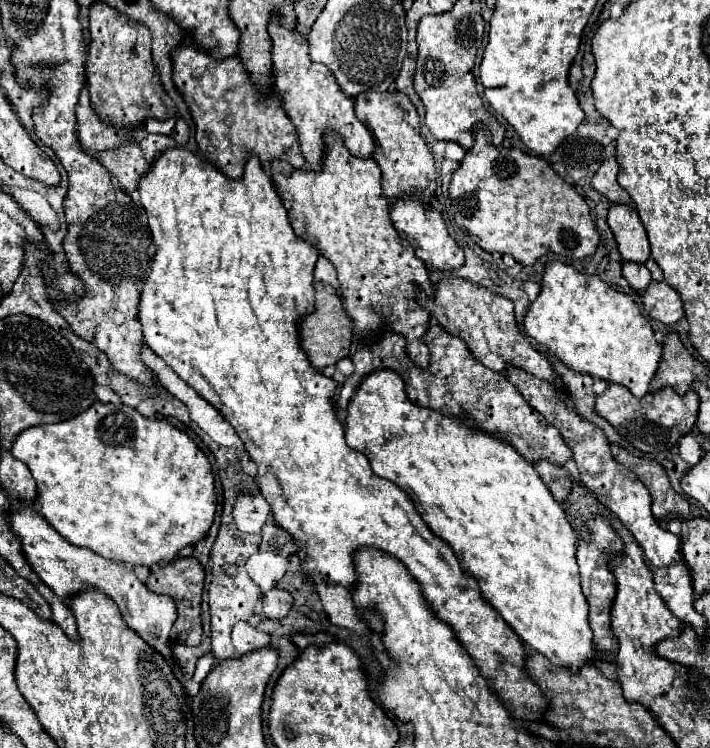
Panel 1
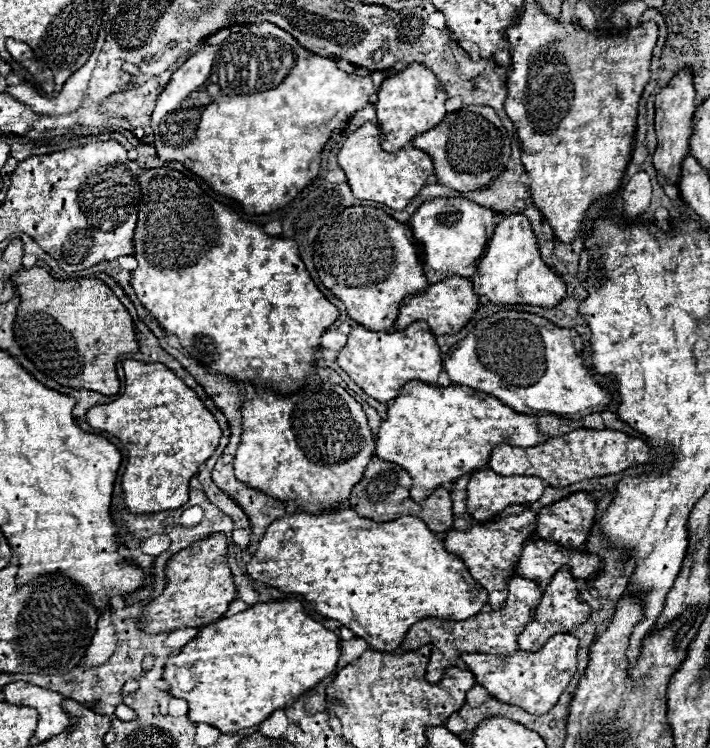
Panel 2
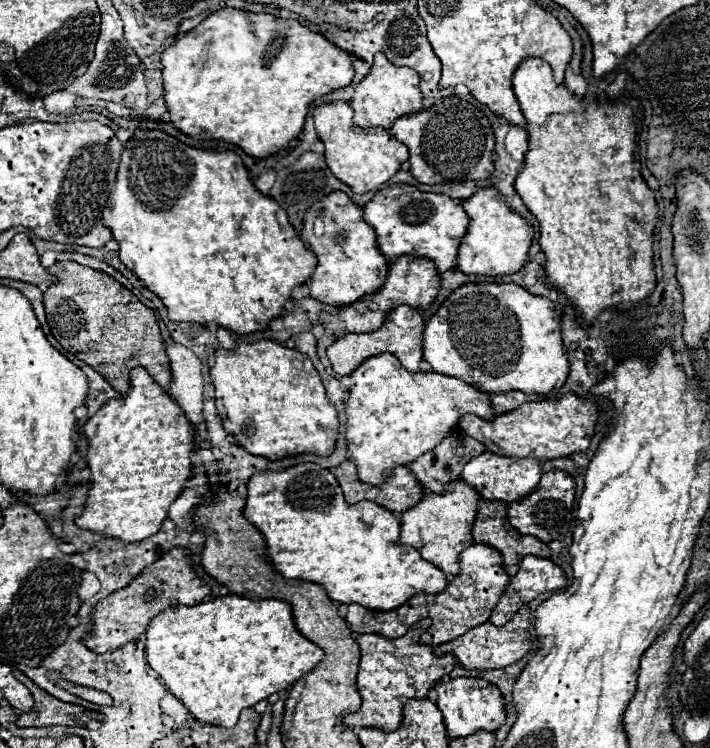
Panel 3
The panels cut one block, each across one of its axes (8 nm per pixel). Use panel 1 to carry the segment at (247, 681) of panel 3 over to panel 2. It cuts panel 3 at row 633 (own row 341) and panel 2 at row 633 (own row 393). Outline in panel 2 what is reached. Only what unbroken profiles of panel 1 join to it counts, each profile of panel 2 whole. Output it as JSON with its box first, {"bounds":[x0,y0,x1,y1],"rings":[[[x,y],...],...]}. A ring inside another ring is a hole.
{"bounds":[162,599,340,732],"rings":[[[296,599],[258,602],[230,618],[220,618],[198,630],[198,636],[188,642],[178,654],[172,654],[164,666],[162,678],[168,682],[168,692],[174,698],[188,702],[188,718],[196,724],[210,724],[220,732],[238,732],[266,720],[272,712],[290,706],[316,684],[336,670],[340,658],[338,636],[312,620],[301,601]]]}

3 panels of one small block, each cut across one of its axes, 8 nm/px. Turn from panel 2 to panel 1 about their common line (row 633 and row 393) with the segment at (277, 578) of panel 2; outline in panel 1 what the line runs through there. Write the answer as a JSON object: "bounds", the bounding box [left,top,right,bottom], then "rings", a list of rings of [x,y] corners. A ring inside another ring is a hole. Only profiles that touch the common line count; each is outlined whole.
{"bounds":[346,370,596,670],"rings":[[[388,370],[370,372],[368,376],[364,376],[364,380],[356,388],[354,396],[350,398],[348,412],[346,412],[346,444],[350,448],[356,448],[356,450],[360,450],[360,452],[364,452],[368,456],[370,466],[372,466],[376,476],[392,480],[396,486],[400,486],[412,498],[412,502],[414,502],[418,514],[422,516],[422,520],[426,522],[426,526],[438,538],[446,540],[446,544],[450,544],[450,548],[454,550],[454,554],[456,554],[456,558],[460,562],[460,568],[464,570],[464,574],[472,576],[478,582],[482,598],[506,620],[506,624],[532,650],[544,654],[554,666],[570,666],[572,670],[578,670],[588,660],[596,658],[594,644],[592,644],[592,630],[590,630],[590,624],[588,624],[588,602],[586,602],[586,598],[582,594],[582,588],[580,588],[580,576],[578,576],[578,564],[576,564],[576,534],[574,534],[574,528],[572,528],[562,504],[554,500],[554,496],[544,486],[538,472],[534,470],[534,466],[528,464],[528,460],[524,460],[520,456],[520,452],[516,452],[516,448],[508,448],[508,444],[504,444],[502,440],[496,440],[494,436],[488,436],[488,432],[476,432],[476,428],[472,428],[472,424],[468,424],[468,420],[464,420],[464,418],[444,416],[442,412],[436,412],[434,408],[420,408],[418,404],[412,404],[412,400],[408,400],[408,396],[404,396],[404,380],[402,380],[402,376],[396,376],[396,372],[388,372]]]}

